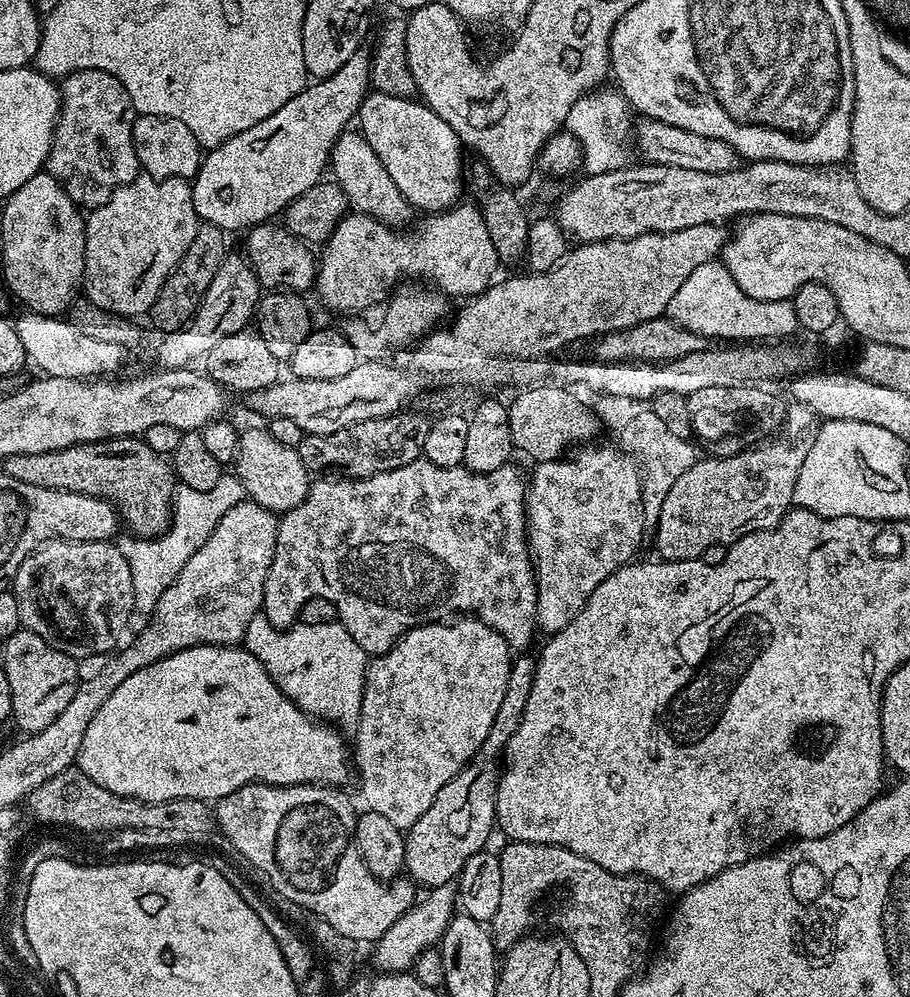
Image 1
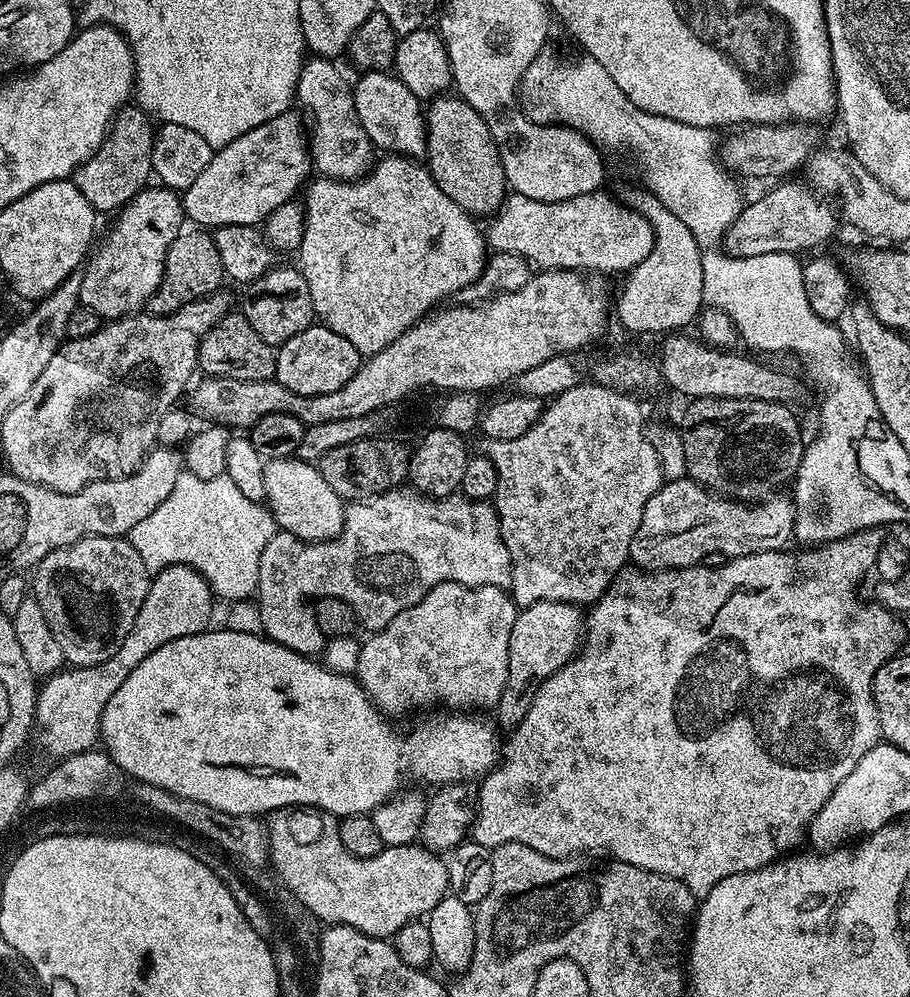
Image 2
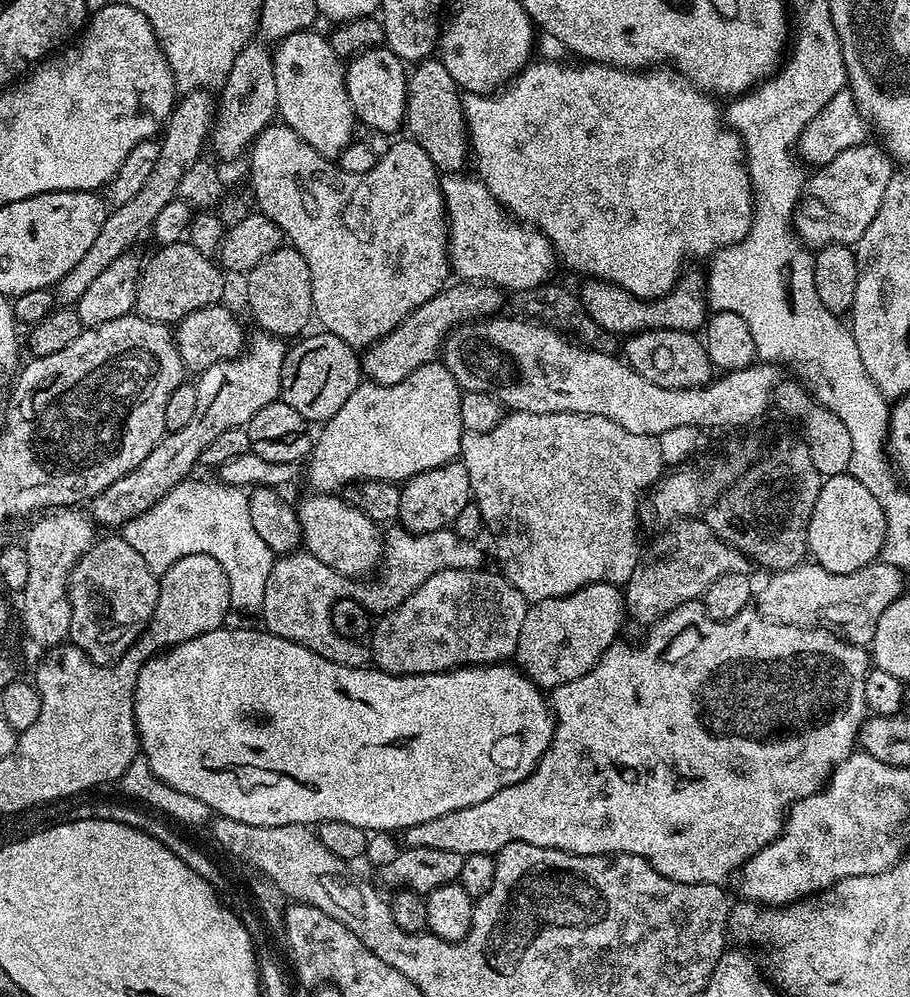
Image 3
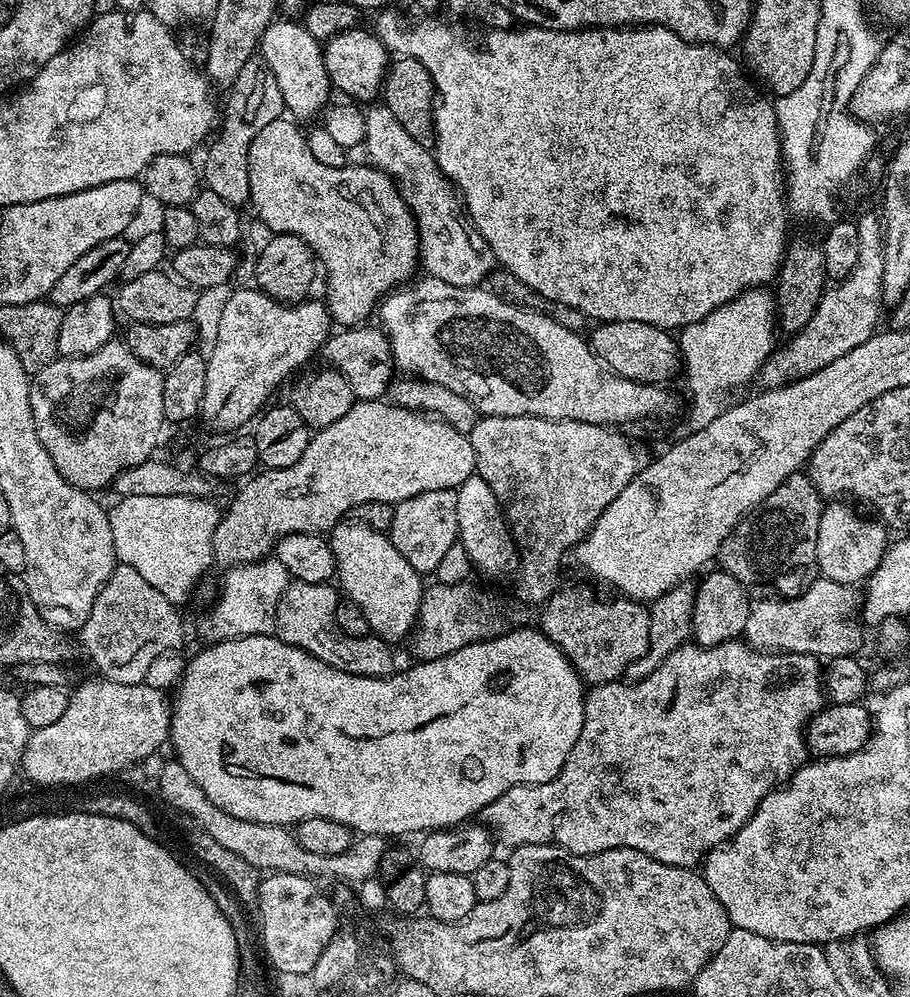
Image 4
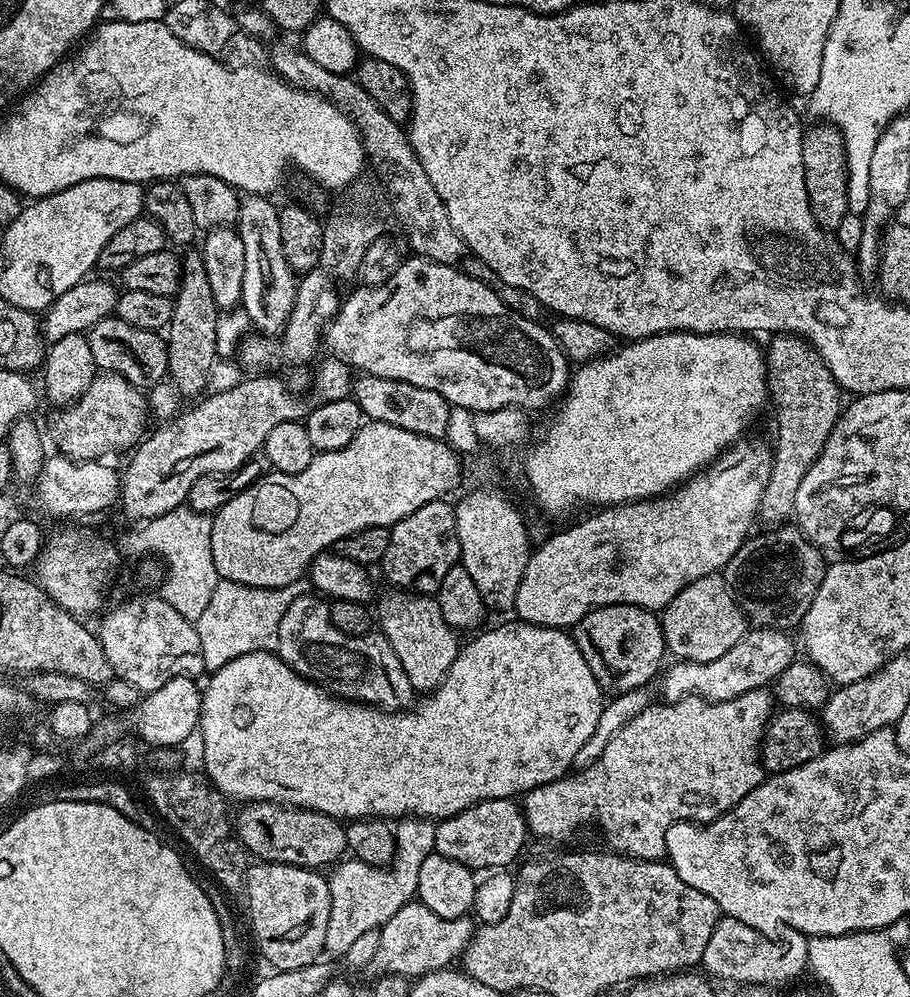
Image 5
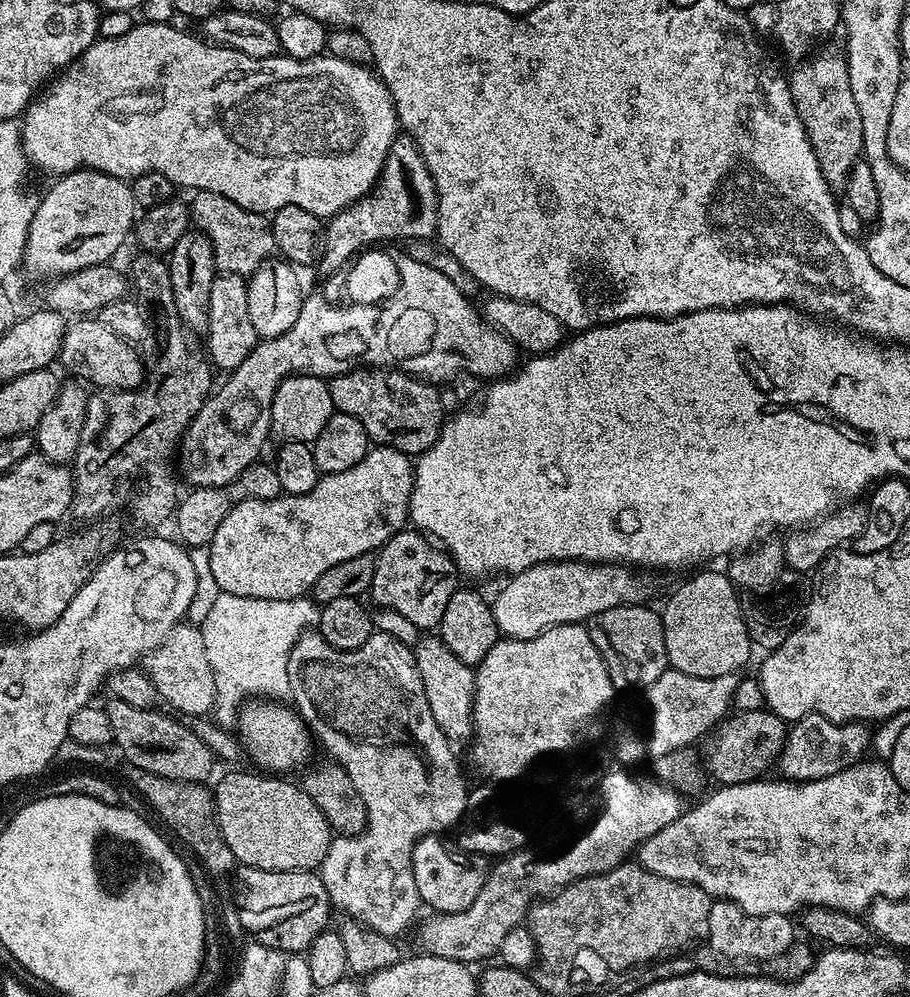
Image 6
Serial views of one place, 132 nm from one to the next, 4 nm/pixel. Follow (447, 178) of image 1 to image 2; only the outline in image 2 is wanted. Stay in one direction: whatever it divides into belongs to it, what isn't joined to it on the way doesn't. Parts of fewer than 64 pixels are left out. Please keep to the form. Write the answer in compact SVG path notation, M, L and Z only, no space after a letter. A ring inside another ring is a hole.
M387 71L365 72L352 89L354 106L357 107L358 122L369 136L369 140L381 153L420 158L426 152L424 133L425 113L422 101L394 74Z

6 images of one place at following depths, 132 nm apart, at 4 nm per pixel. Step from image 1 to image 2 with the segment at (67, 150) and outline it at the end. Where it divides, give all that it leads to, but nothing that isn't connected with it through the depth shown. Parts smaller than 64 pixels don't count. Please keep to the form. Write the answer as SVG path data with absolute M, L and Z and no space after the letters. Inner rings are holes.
M125 106L116 113L102 146L74 173L74 182L82 190L82 198L90 202L97 213L115 213L130 203L149 183L152 171L152 141L154 124L139 106ZM149 176L149 180L148 180Z

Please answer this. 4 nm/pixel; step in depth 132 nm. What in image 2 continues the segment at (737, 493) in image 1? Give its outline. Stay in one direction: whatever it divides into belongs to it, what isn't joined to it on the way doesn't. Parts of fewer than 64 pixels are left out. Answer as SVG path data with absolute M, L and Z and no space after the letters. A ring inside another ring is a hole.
M683 478L680 480L669 480L660 485L659 490L654 494L654 498L650 498L650 502L646 502L646 510L642 510L642 522L638 522L638 530L634 530L634 538L630 542L630 550L628 551L628 559L635 567L645 572L664 572L667 568L695 568L707 556L716 556L721 552L721 557L731 558L734 556L745 556L746 554L754 554L755 552L779 552L787 549L788 539L791 541L794 536L794 529L796 527L796 509L793 501L787 495L773 494L763 501L759 506L737 506L733 501L723 497L717 496L705 488L696 480Z

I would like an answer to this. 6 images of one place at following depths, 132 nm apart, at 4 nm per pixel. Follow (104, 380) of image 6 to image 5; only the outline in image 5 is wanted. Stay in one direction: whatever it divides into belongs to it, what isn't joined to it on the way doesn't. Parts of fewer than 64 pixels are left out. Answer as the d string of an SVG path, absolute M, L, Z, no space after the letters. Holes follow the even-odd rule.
M113 314L95 324L87 337L97 369L111 370L141 390L151 389L168 376L168 345L159 331L130 326L130 322L122 322L119 316Z

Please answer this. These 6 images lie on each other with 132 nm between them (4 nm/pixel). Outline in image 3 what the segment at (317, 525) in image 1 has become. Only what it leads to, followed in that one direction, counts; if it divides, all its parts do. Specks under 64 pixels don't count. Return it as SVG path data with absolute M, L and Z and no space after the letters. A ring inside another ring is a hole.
M392 526L388 529L390 529L389 532L386 532L382 540L382 563L379 565L378 575L367 582L330 570L330 566L318 562L318 558L309 556L304 550L290 552L286 556L273 559L270 578L266 578L266 594L262 609L263 627L267 631L273 632L278 638L298 642L298 646L306 646L306 650L312 652L312 640L316 640L316 648L320 648L320 624L329 624L328 609L334 602L349 596L351 600L357 600L366 611L383 614L394 610L403 600L410 598L410 594L414 594L414 590L418 590L418 586L422 586L422 582L426 582L426 578L430 578L442 570L481 567L482 561L480 561L480 552L476 549L477 545L470 540L459 540L455 532L451 530L416 534L403 526Z

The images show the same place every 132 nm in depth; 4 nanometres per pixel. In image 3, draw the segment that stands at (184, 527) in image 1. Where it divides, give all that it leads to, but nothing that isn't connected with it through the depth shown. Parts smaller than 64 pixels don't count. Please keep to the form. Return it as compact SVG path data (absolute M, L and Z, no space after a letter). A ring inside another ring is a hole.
M189 478L182 481L174 490L170 490L157 504L138 514L122 529L122 537L130 546L142 554L143 561L152 572L161 574L164 567L164 528L180 528L180 524L192 524L192 528L204 528L204 554L218 560L226 572L230 584L229 602L235 611L256 614L263 609L266 594L266 578L270 570L274 553L250 523L248 492L243 488L234 488L208 480Z

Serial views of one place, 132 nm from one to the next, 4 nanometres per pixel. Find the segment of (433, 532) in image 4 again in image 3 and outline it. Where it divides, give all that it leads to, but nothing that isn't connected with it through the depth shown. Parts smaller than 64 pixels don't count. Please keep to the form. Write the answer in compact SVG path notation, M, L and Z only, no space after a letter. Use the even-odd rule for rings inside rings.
M459 459L451 460L448 464L440 464L437 468L427 468L403 481L400 488L401 508L399 523L408 531L416 534L427 532L443 532L466 510L472 500L470 474L466 474L466 466Z

